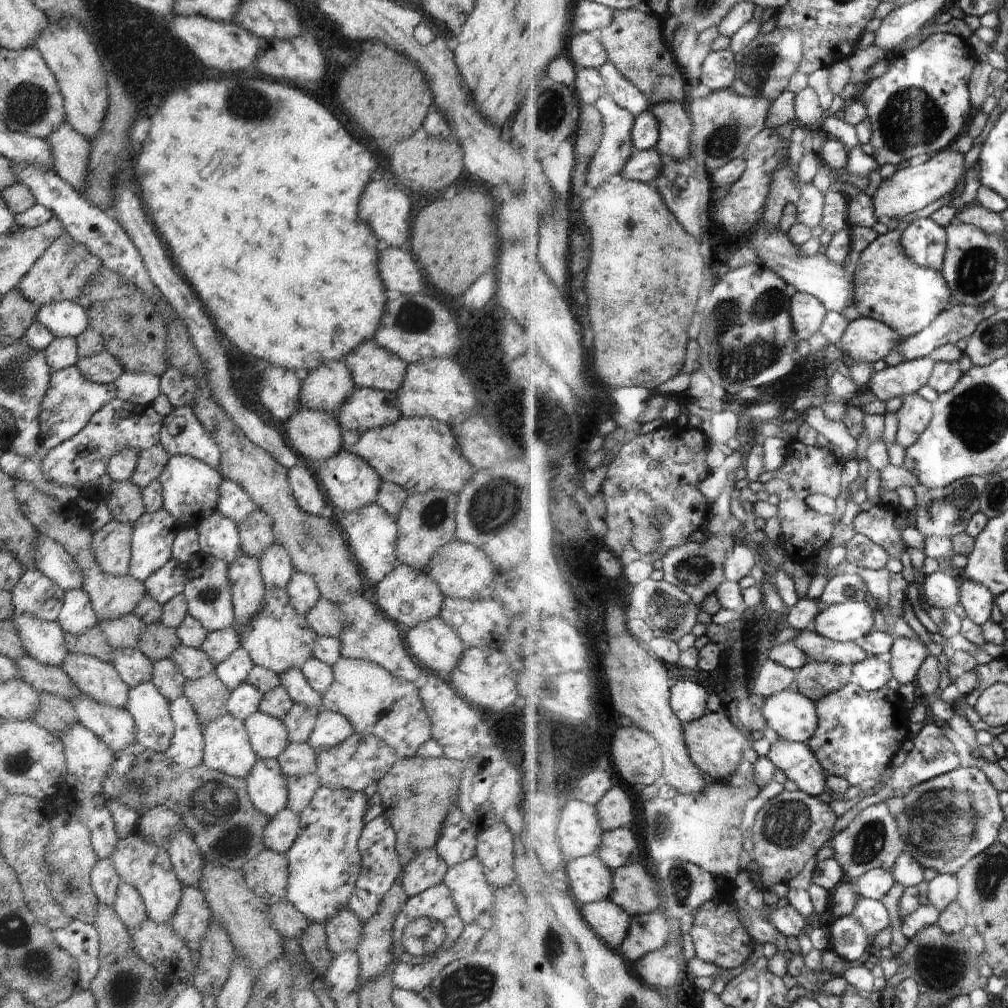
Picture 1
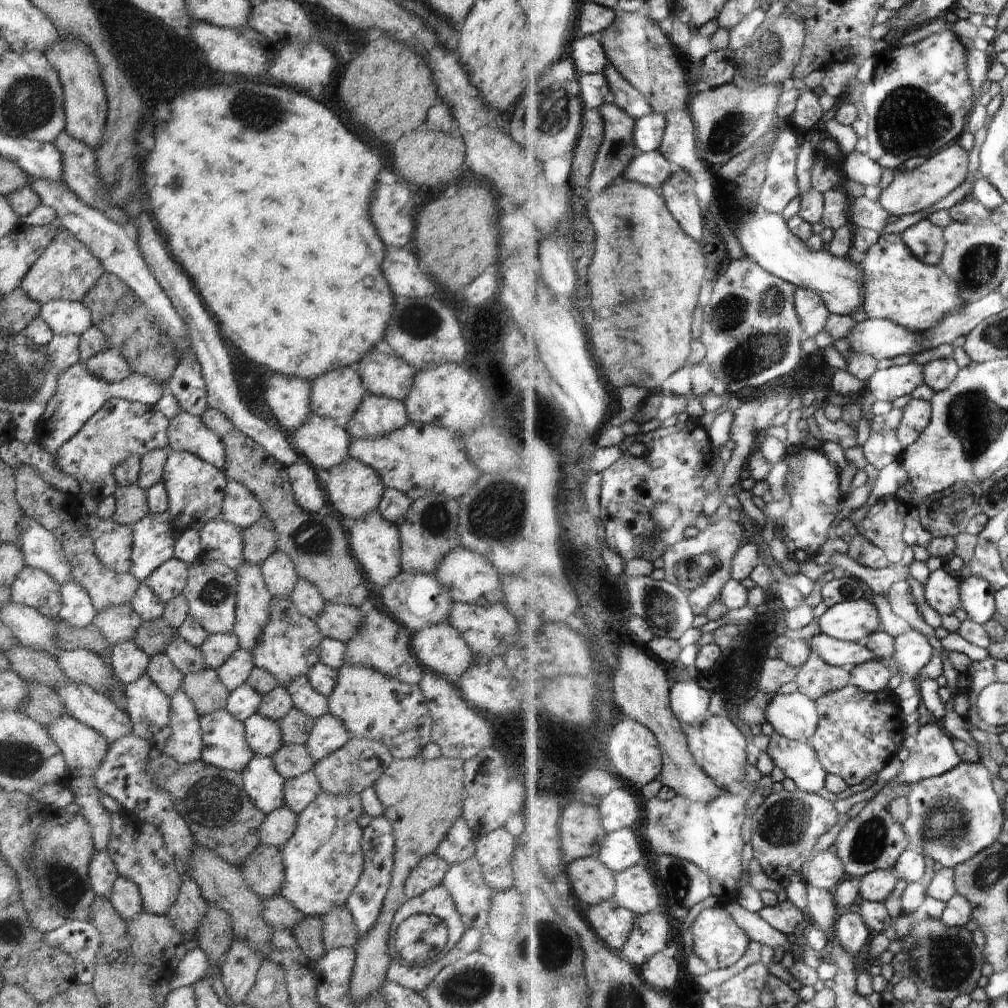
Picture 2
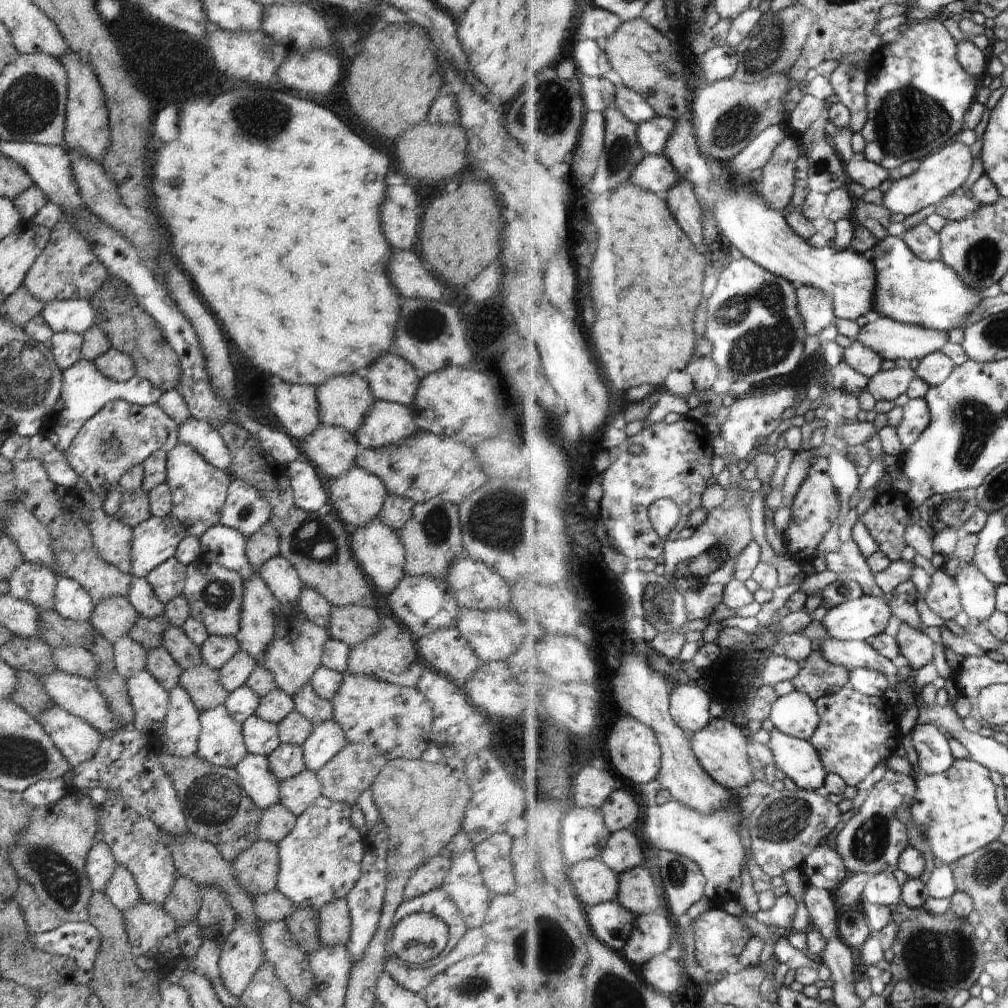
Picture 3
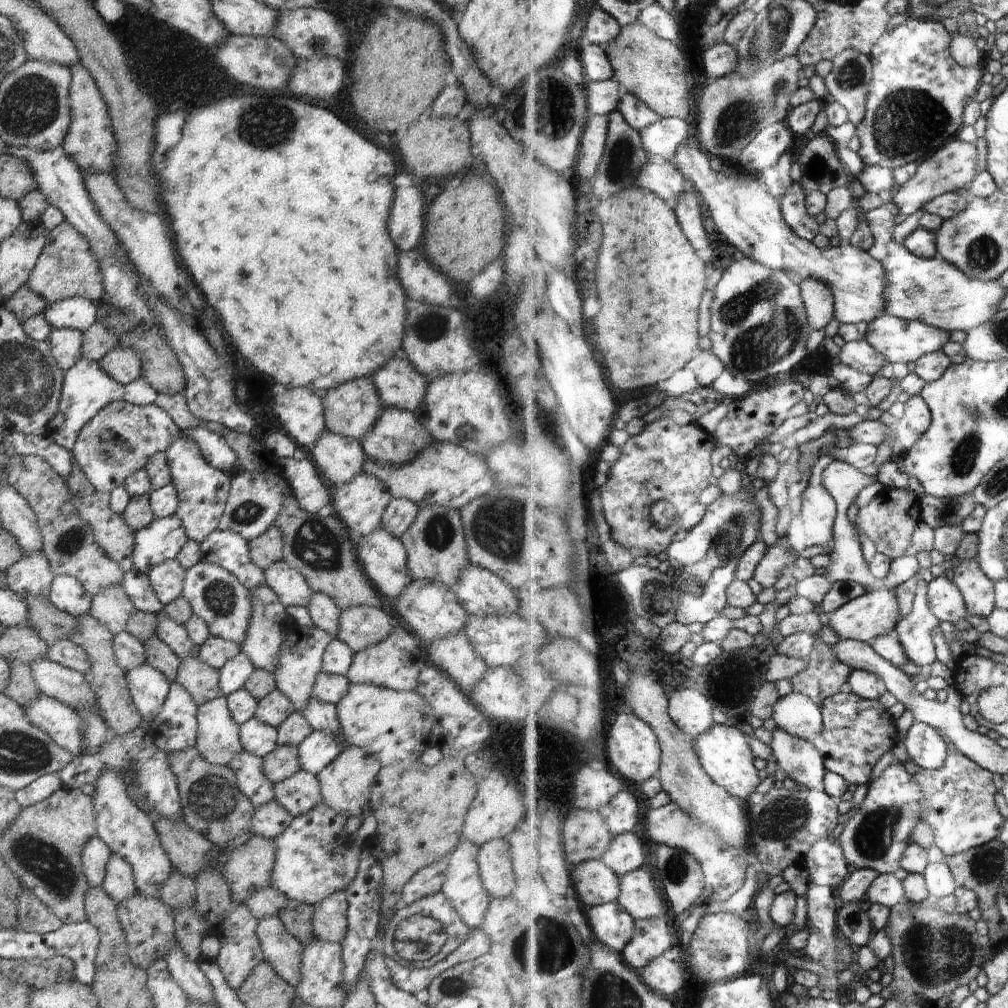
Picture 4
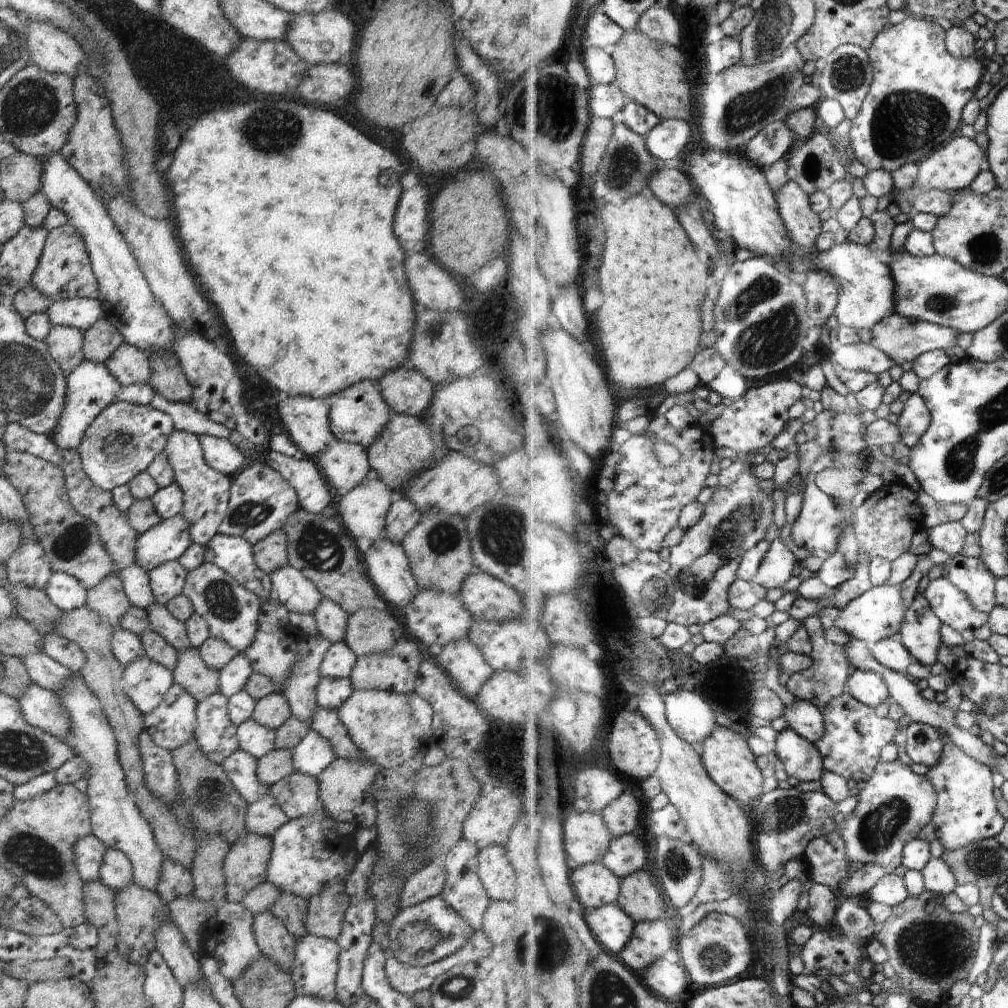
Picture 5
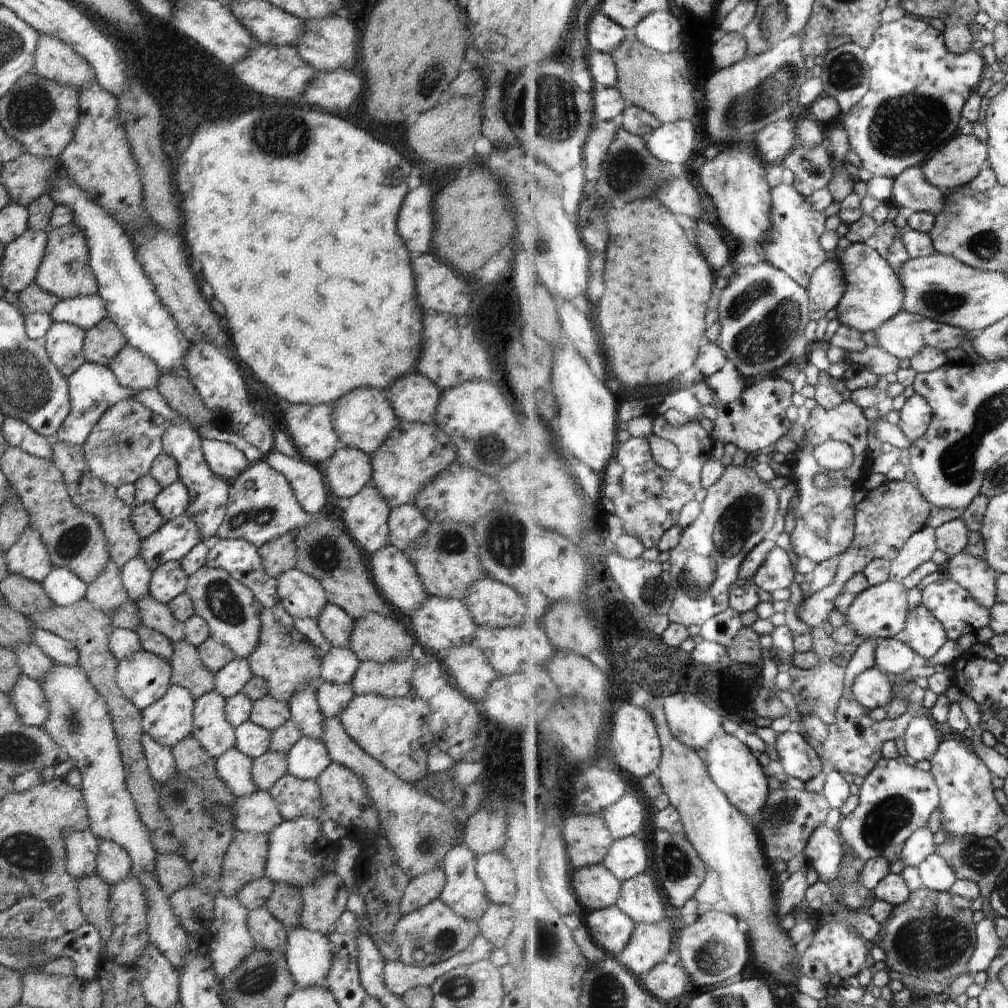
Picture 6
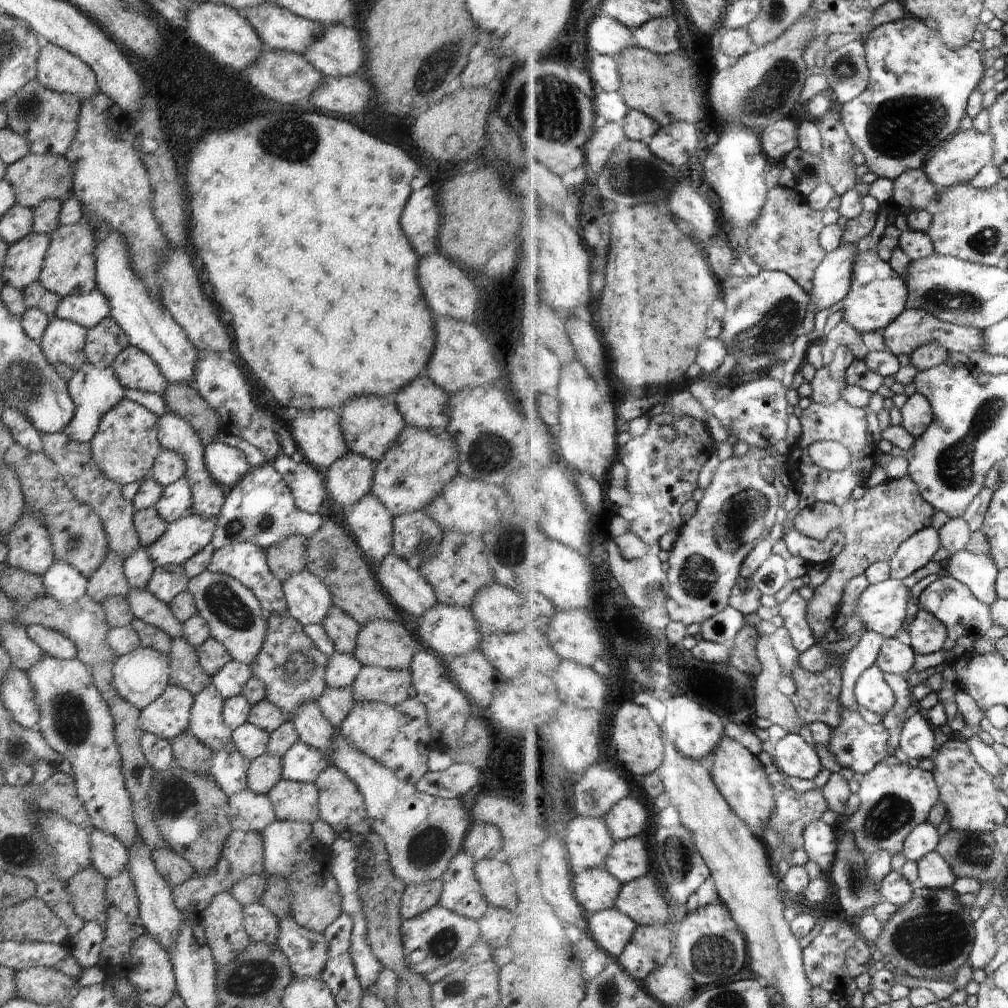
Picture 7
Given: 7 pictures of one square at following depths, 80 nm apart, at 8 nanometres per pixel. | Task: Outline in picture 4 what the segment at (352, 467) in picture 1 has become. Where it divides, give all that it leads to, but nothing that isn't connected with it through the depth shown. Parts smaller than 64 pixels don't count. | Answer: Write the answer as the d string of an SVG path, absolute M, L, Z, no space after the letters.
M362 472L351 481L336 485L332 506L336 517L355 538L380 526L384 509L392 498L384 482Z

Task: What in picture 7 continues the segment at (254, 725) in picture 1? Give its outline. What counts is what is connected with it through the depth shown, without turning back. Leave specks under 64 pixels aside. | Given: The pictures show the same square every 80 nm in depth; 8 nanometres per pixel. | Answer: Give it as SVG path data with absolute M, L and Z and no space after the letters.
M246 721L231 732L231 740L238 752L251 761L267 752L269 732Z

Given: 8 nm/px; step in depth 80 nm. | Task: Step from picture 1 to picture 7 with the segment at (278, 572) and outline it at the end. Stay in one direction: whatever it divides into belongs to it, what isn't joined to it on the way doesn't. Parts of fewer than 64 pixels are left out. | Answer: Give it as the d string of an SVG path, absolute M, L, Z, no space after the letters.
M308 571L291 574L282 581L287 612L302 626L321 624L333 605L328 587Z

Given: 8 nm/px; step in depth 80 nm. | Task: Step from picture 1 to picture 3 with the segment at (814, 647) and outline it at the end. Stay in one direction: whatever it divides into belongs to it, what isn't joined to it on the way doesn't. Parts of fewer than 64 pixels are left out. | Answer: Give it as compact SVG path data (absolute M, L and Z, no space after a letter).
M828 636L820 640L817 646L834 664L846 665L851 671L862 667L884 671L889 676L892 687L896 689L900 684L906 683L898 677L900 674L898 666L892 659L881 655L870 641L845 641Z

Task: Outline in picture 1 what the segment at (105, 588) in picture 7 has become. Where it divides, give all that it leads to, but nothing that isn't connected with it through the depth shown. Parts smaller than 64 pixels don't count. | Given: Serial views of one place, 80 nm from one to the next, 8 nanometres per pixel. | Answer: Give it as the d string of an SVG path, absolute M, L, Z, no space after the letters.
M132 613L117 619L100 621L98 626L114 650L126 647L136 649L139 638L147 627L145 622Z

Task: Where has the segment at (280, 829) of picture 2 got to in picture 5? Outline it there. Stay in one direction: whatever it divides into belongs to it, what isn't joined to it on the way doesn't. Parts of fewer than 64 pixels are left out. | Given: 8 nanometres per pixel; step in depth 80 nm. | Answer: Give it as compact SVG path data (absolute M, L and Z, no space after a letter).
M268 794L249 805L245 812L245 825L250 833L263 837L273 834L290 819L277 805L276 799Z

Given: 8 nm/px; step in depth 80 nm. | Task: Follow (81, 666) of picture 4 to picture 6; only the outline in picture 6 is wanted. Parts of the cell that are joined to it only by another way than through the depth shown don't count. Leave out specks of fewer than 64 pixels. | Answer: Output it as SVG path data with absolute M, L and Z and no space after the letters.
M35 628L32 633L34 644L38 645L56 664L67 667L78 666L80 654L78 649L65 638L53 632Z

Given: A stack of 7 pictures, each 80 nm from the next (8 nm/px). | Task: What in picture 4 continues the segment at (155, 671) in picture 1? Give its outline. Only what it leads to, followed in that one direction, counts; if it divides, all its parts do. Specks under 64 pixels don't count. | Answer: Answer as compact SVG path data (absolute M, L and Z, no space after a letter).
M157 636L148 639L143 645L146 664L159 670L168 679L169 683L173 683L177 677L181 660Z

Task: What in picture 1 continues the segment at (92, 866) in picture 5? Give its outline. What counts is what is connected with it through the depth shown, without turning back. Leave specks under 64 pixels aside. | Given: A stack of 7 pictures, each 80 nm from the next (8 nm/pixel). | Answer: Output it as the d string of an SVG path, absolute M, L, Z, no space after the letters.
M98 859L91 872L91 887L100 904L113 908L121 881L110 859Z

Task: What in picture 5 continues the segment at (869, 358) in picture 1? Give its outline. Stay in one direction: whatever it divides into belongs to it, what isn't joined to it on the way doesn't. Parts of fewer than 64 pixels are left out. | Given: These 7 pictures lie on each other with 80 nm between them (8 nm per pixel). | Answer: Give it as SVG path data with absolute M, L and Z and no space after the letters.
M892 312L873 328L873 342L899 365L904 362L916 362L924 353L935 350L948 350L958 344L958 334L961 332L952 327L932 324L925 320L905 317L898 312Z

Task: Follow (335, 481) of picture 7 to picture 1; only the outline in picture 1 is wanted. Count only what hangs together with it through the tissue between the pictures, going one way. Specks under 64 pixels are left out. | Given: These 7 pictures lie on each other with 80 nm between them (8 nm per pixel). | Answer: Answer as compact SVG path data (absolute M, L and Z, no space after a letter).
M300 406L283 423L288 443L302 454L306 464L321 463L343 448L342 427L336 418L330 418L330 414L324 410Z

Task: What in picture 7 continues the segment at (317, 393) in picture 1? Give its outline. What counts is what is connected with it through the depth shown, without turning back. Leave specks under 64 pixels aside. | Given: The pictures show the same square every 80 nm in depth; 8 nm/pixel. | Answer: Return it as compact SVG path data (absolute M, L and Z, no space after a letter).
M370 395L368 397L353 398L343 402L338 408L339 425L345 440L347 450L378 462L385 457L389 449L407 425L397 406L388 397Z

